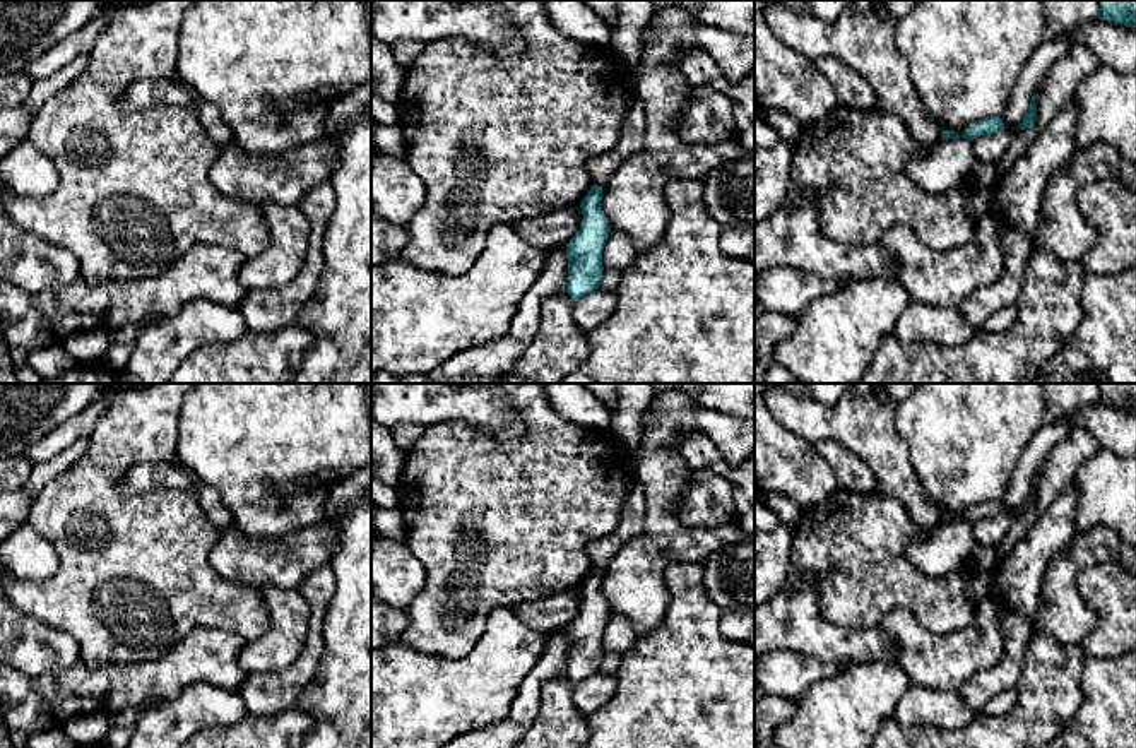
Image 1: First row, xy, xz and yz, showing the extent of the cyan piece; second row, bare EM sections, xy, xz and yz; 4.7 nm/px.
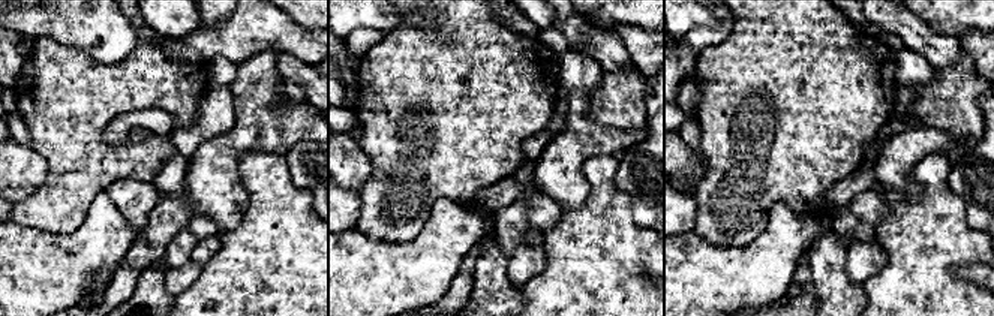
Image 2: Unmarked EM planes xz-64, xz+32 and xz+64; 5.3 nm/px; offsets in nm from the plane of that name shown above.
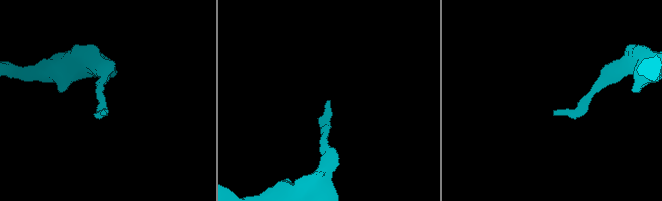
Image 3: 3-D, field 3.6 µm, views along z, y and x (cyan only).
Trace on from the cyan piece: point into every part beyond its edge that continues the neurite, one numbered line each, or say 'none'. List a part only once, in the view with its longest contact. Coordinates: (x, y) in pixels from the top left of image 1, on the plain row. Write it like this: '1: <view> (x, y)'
none

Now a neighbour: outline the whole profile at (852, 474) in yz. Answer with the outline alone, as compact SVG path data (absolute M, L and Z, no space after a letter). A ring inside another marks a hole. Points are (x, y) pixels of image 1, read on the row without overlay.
M831 440L813 443L818 454L830 462L837 474L837 488L845 491L874 493L878 479L869 466L850 448Z

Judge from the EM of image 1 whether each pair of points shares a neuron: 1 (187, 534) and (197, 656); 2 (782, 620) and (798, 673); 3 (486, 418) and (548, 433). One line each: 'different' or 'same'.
1: different
2: different
3: different

